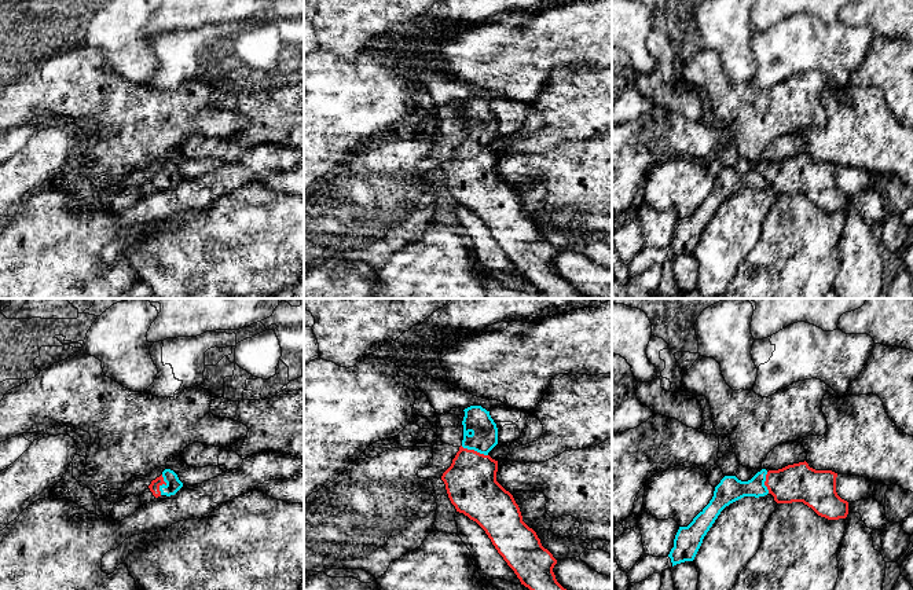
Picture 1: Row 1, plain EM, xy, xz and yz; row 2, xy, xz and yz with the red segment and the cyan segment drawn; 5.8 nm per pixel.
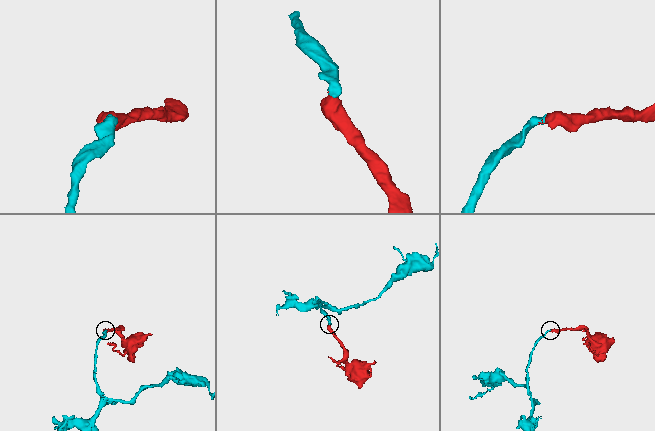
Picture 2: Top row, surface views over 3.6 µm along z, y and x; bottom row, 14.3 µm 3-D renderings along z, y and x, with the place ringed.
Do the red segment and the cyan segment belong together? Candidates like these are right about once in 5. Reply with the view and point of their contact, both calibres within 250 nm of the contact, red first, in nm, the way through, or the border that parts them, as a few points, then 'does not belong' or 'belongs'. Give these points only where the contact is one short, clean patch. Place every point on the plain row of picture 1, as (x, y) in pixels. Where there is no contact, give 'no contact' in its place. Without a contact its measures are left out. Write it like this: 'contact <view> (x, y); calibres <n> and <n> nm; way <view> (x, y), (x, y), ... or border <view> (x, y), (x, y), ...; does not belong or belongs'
contact xz (473, 142); calibres 300 and 160 nm; way xz (470, 173), (473, 142), (484, 129), (484, 125); belongs

